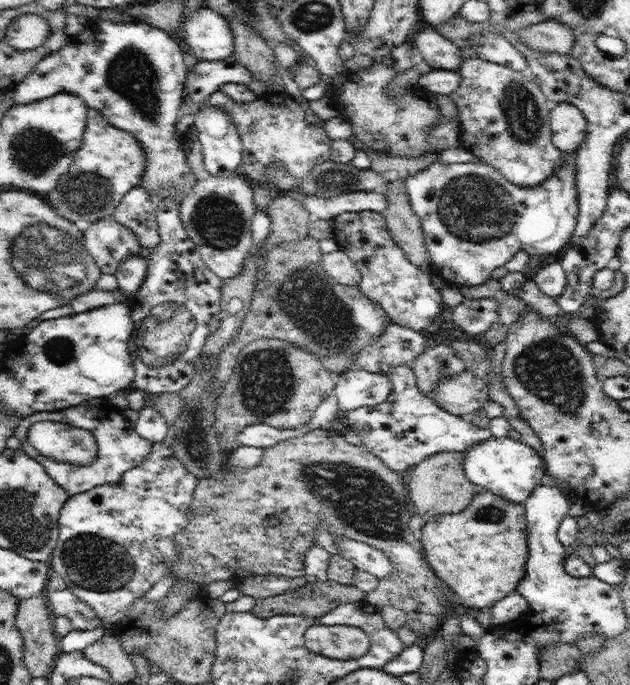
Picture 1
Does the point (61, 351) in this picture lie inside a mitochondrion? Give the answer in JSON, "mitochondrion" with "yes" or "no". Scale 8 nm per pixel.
{"mitochondrion":"yes"}

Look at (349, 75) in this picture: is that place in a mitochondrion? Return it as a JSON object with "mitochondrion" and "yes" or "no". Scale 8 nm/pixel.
{"mitochondrion":"no"}

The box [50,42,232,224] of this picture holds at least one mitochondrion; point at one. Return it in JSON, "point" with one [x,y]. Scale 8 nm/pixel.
{"point":[132,75]}

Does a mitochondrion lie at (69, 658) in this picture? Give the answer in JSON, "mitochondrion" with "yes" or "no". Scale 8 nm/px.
{"mitochondrion":"no"}

